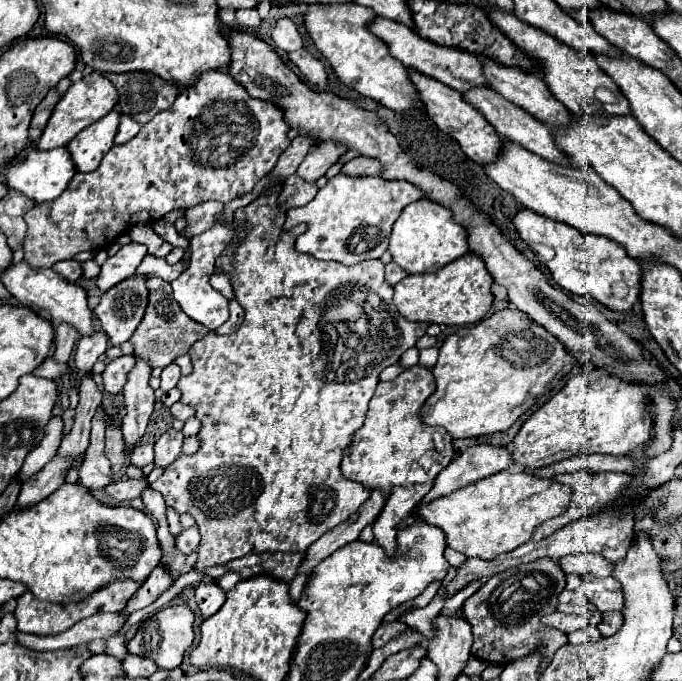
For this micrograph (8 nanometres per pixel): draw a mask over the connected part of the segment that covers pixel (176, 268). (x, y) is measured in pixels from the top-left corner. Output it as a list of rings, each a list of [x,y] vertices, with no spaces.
[[[147,254],[143,258],[143,262],[141,262],[141,266],[137,268],[137,272],[139,274],[153,274],[153,276],[159,276],[159,278],[163,278],[167,282],[173,282],[185,268],[187,266],[183,266],[181,262],[177,262],[177,264],[171,266],[171,264],[165,262],[165,258],[155,258],[155,256]]]

